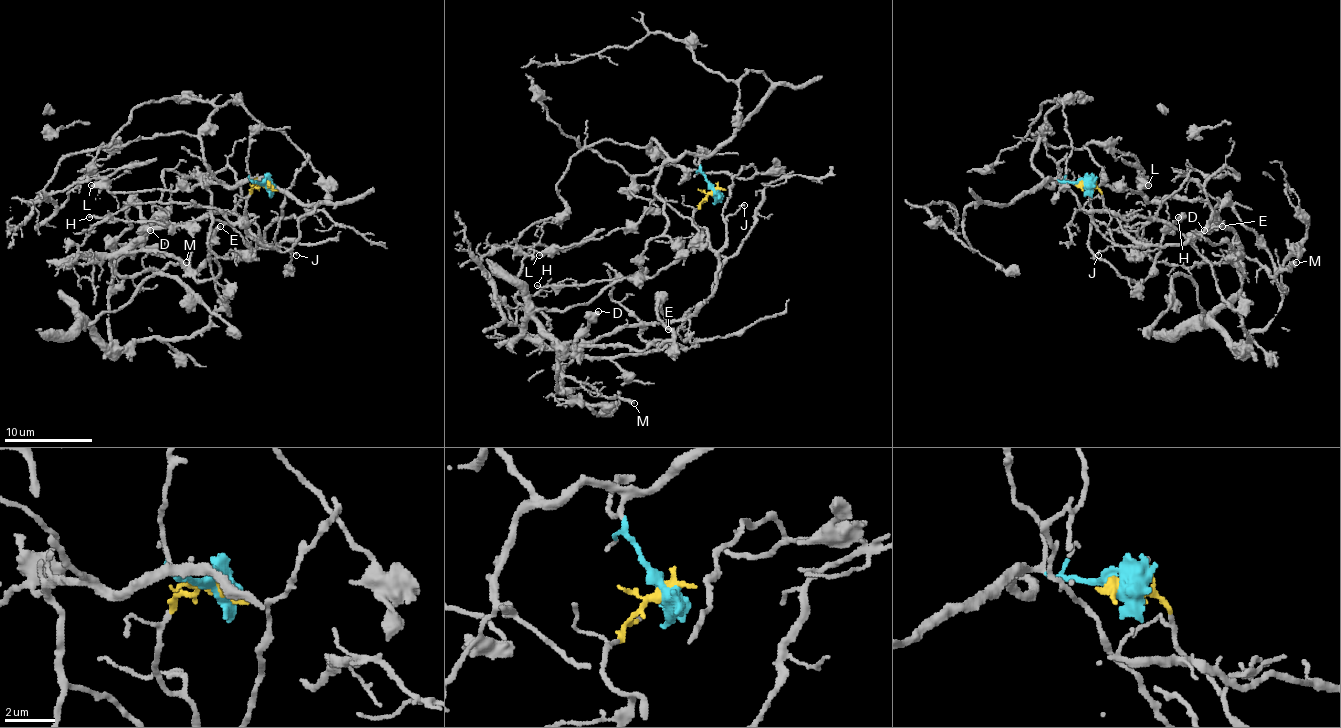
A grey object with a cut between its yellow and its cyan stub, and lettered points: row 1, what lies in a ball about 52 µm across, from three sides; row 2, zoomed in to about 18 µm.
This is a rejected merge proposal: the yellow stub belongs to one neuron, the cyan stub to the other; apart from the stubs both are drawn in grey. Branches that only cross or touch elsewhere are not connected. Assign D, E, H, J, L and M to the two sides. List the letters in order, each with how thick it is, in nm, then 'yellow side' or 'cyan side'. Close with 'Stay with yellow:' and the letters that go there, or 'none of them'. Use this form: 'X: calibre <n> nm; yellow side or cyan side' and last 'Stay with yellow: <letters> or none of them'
D: calibre 500 nm; yellow side
E: calibre 150 nm; yellow side
H: calibre 140 nm; cyan side
J: calibre 140 nm; yellow side
L: calibre 400 nm; cyan side
M: calibre 340 nm; yellow side
Stay with yellow: D, E, J, M

